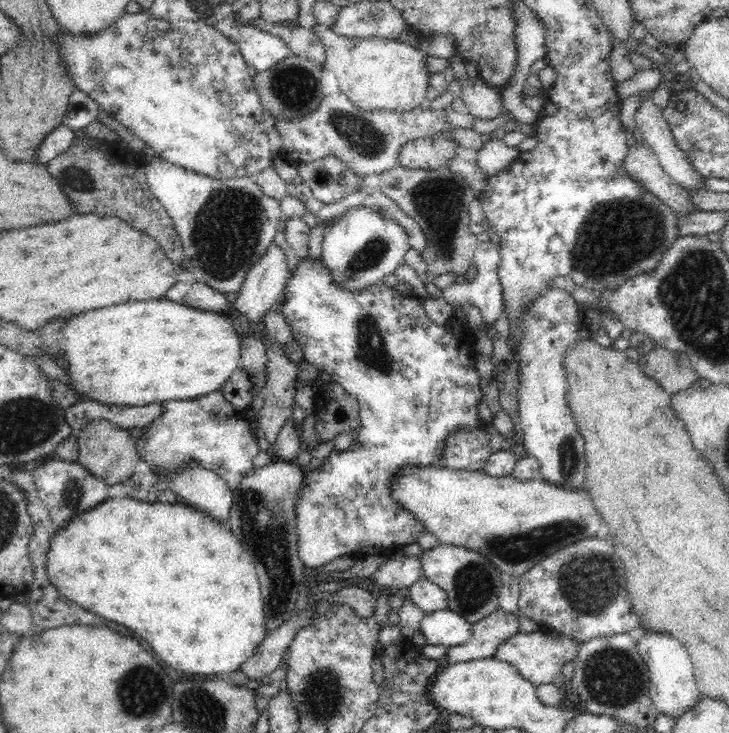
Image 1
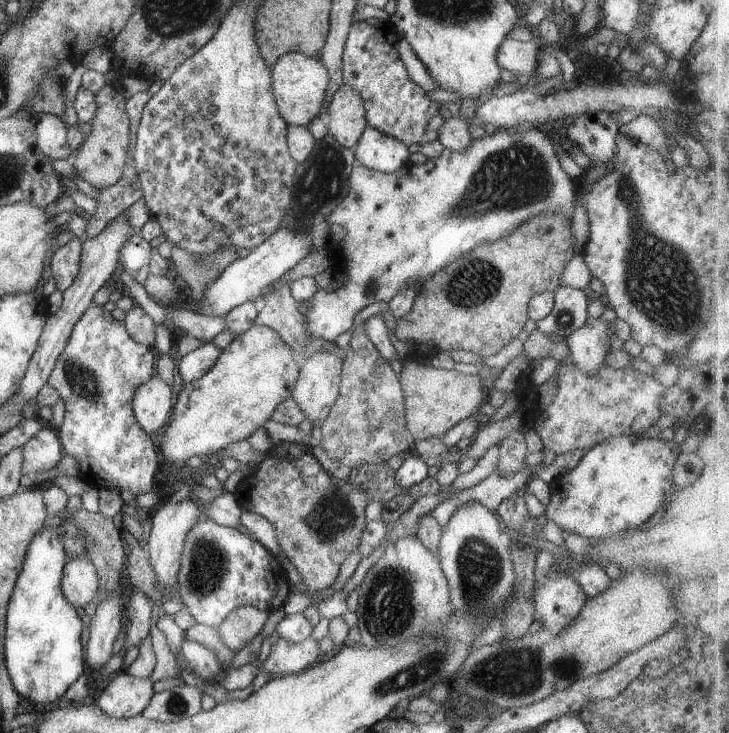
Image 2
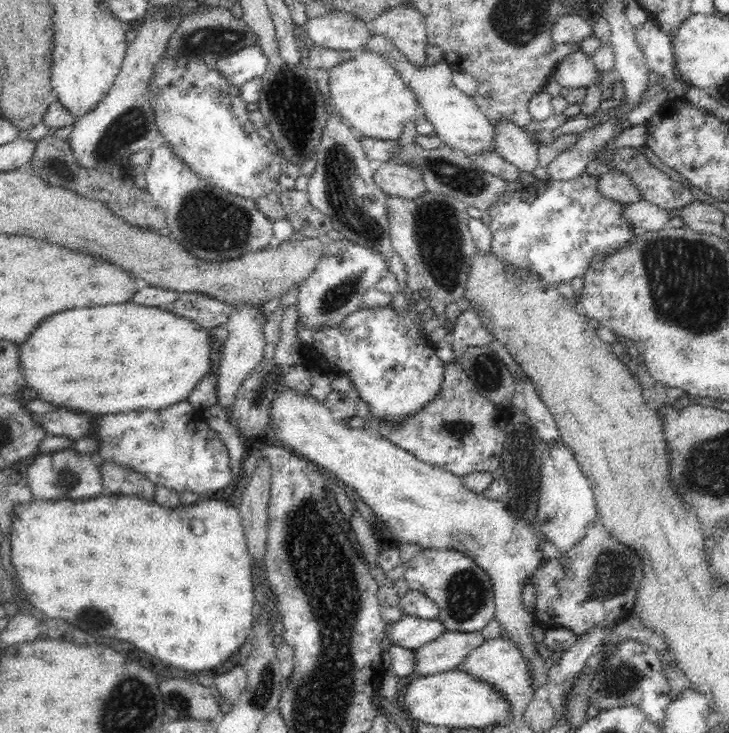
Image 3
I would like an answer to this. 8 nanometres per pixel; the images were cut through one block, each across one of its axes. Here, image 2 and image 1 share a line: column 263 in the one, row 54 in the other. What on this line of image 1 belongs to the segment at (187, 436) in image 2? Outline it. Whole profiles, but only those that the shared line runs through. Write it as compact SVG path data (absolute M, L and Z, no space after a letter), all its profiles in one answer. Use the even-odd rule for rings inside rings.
M326 26L312 28L325 46L325 68L339 81L339 92L362 112L408 112L427 104L431 71L420 48L398 39L348 38Z

